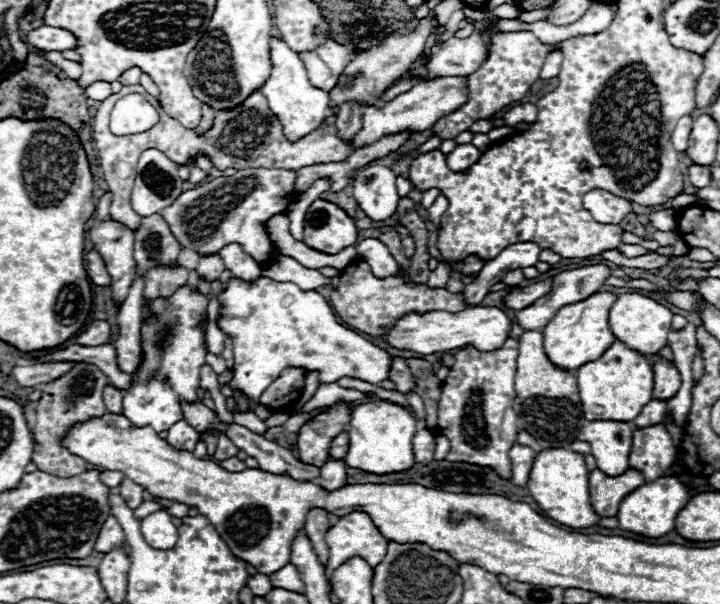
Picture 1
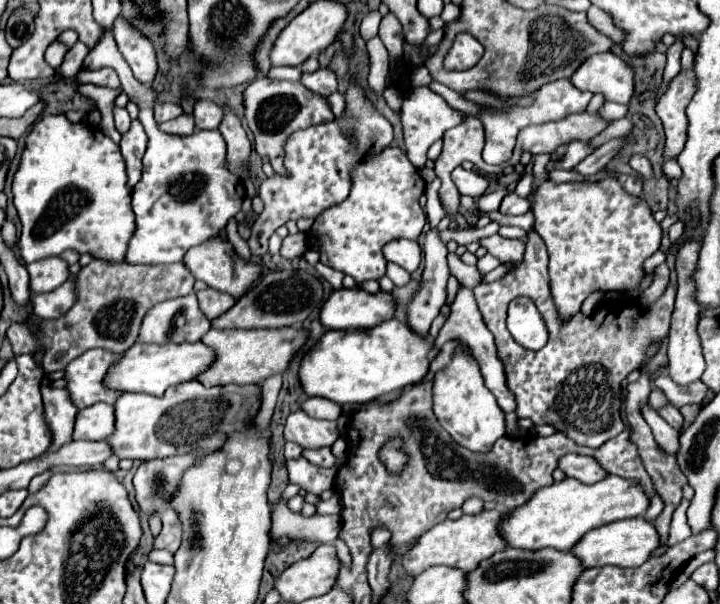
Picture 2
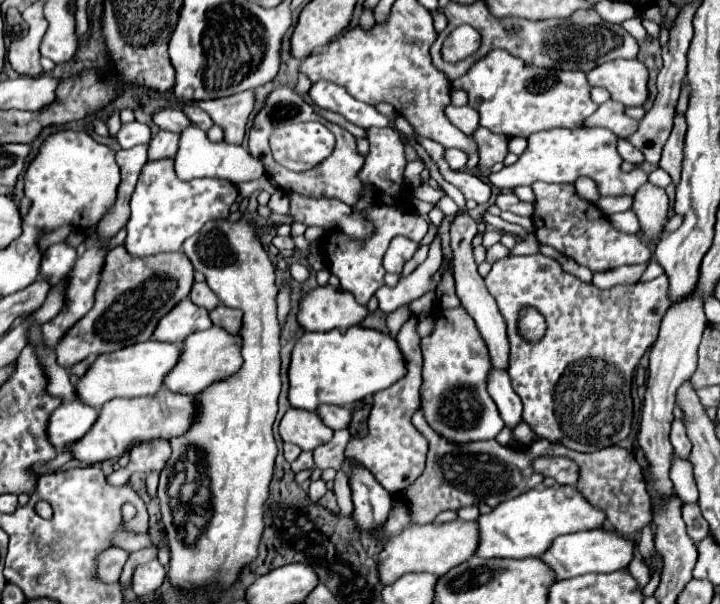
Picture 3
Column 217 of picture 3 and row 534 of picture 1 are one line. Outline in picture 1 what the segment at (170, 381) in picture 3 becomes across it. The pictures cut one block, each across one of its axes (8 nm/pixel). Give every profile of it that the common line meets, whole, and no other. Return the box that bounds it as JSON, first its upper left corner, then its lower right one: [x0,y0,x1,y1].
[326,512,388,586]

